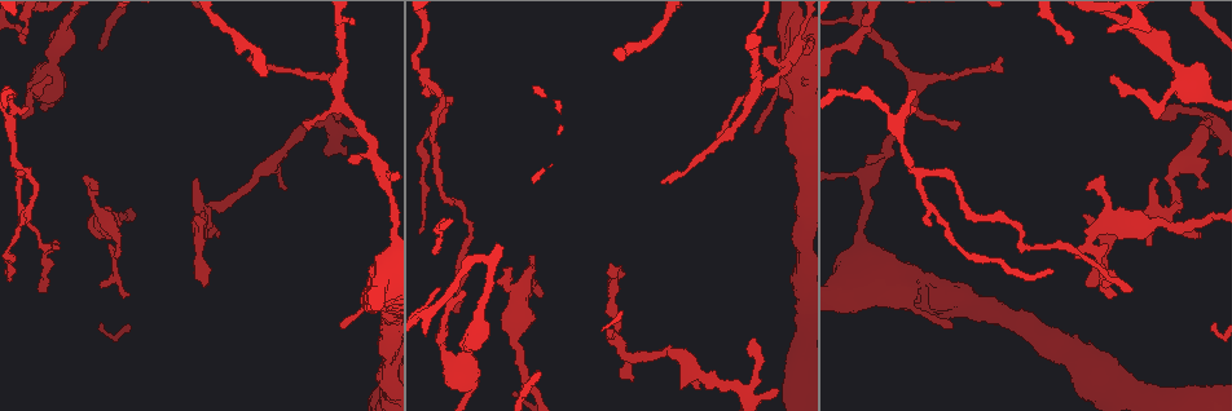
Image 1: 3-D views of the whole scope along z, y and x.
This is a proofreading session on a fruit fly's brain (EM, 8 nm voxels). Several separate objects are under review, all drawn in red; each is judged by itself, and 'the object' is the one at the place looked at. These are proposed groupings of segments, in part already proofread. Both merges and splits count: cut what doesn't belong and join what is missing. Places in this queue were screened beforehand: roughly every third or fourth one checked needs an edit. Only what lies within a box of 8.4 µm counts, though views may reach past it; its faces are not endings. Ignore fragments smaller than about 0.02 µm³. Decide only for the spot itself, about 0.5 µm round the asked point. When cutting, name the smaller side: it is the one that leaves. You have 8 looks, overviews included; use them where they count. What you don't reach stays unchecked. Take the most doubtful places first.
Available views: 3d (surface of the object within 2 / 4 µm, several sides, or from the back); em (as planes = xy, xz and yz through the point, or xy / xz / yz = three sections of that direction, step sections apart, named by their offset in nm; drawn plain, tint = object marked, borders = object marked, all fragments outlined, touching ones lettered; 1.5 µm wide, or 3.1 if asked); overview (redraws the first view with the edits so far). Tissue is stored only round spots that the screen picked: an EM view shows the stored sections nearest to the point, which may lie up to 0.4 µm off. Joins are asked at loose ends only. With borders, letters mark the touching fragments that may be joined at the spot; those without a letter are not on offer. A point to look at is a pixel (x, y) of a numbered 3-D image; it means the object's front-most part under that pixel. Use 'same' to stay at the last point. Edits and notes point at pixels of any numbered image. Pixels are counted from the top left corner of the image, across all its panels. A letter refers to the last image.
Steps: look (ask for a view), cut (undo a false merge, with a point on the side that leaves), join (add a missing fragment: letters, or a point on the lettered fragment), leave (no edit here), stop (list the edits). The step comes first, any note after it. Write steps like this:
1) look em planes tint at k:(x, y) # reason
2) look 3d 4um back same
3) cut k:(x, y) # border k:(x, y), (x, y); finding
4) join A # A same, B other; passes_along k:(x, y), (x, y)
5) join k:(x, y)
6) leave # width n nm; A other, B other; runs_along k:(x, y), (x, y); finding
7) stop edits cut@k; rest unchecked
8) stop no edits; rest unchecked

look em planes borders at 1:(1130, 287) # branch stops here

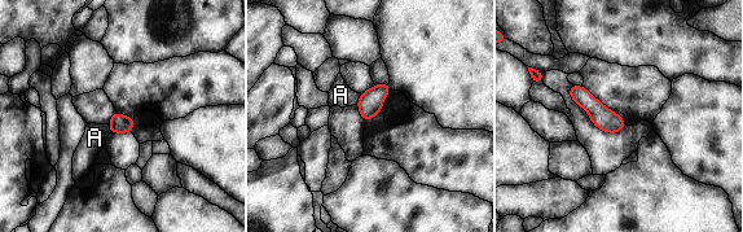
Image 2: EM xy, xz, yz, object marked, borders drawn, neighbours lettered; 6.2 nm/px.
leave # longest_contact A 80 nm; A other; runs_along 2:(571, 92), (609, 122), (621, 123); none of them fits

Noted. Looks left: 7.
look 3d 4um at 1:(332, 119) # sudden change in width

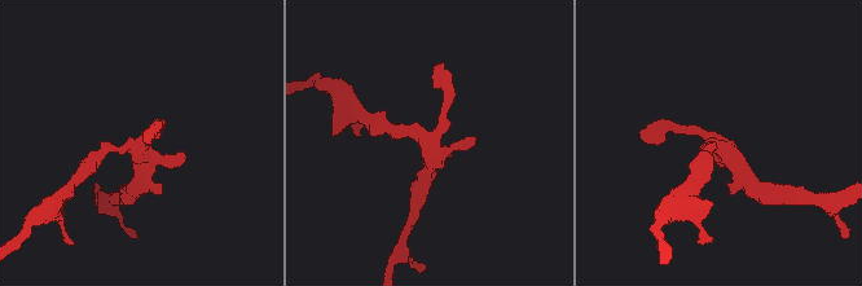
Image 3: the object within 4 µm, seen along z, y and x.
look em planes borders at 3:(717, 139) # need the tissue

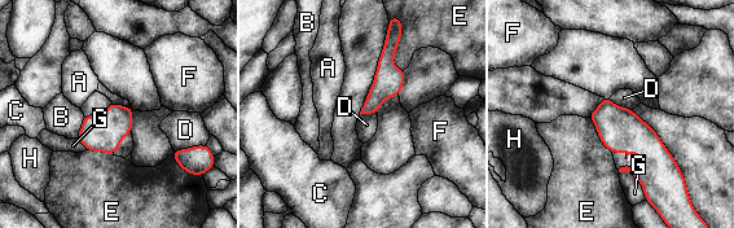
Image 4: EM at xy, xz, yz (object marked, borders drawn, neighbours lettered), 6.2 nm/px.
leave # width 110 nm; A other, B other, C other, D other, E other, F other, G other, H other; border 4:(609, 97), (612, 102), (632, 110); one neuron here

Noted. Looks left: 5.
look em xy step 8 tint at 1:(517, 333) # thick turns thin

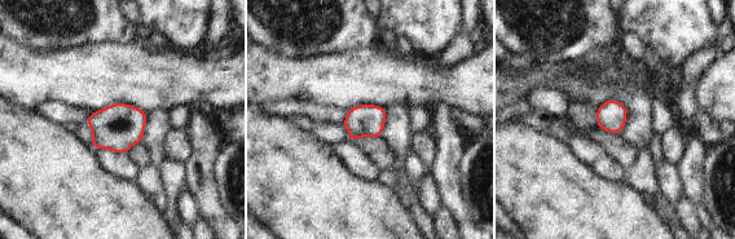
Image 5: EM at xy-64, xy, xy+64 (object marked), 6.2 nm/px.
look em planes borders same

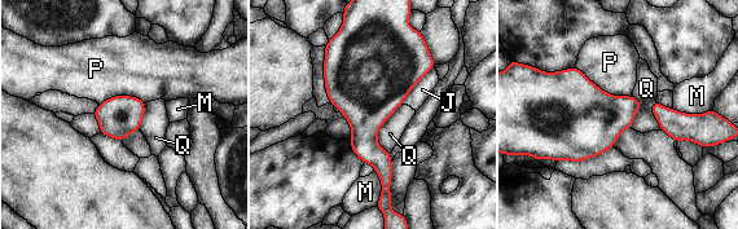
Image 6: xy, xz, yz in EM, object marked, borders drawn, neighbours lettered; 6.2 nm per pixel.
leave # width 260 nm; J other, M other, P other, Q other; border 6:(400, 104), (377, 133), (389, 153); continuous, no second neuron

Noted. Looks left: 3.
stop no edits; rest unchecked

